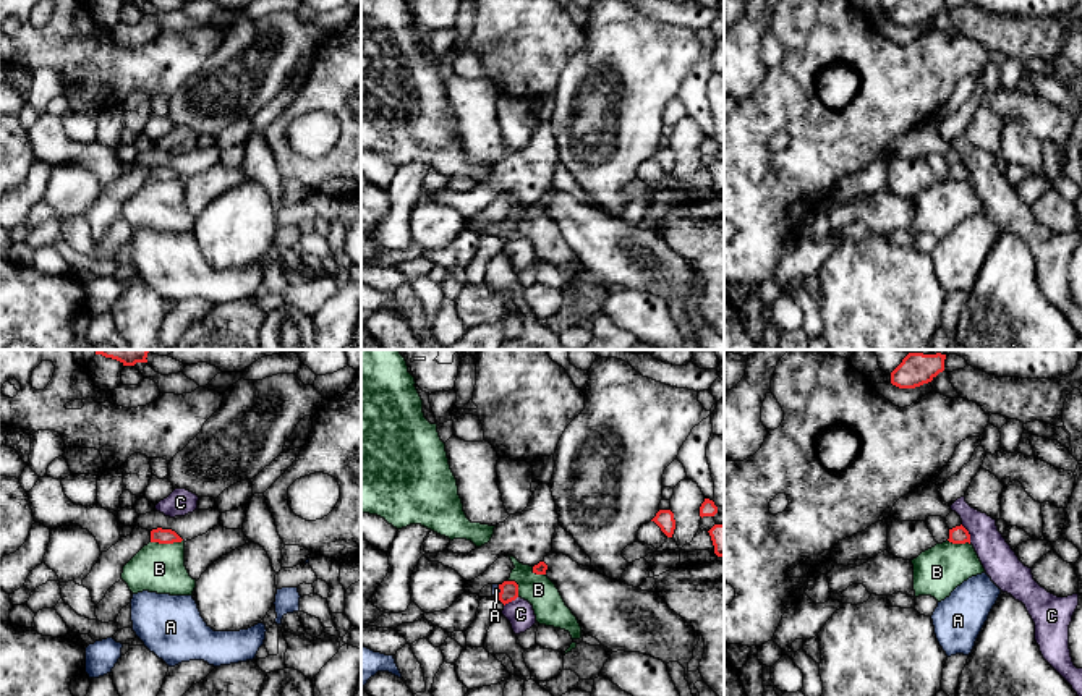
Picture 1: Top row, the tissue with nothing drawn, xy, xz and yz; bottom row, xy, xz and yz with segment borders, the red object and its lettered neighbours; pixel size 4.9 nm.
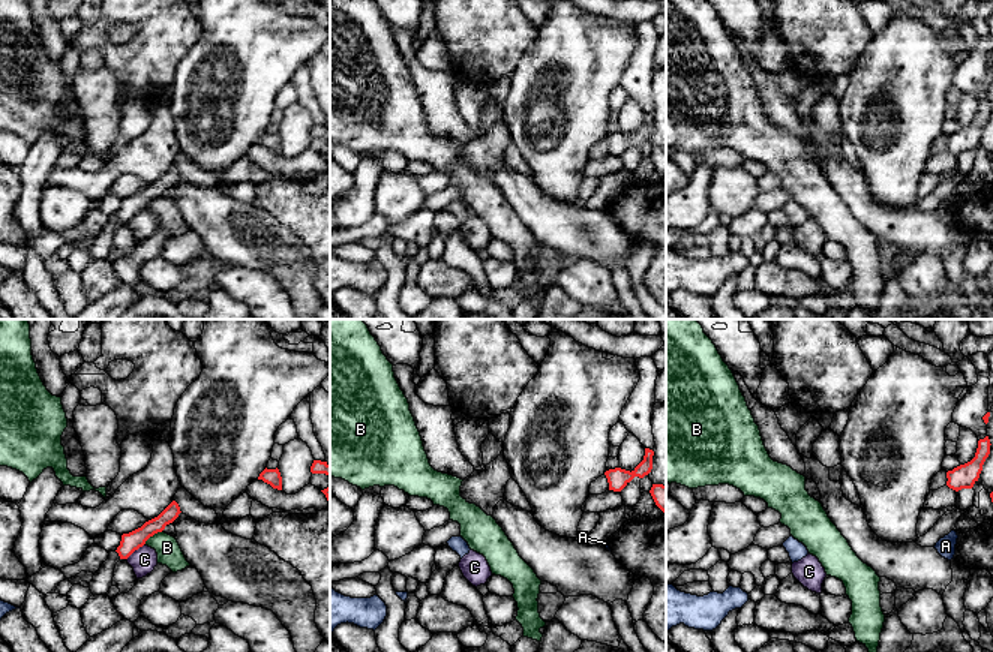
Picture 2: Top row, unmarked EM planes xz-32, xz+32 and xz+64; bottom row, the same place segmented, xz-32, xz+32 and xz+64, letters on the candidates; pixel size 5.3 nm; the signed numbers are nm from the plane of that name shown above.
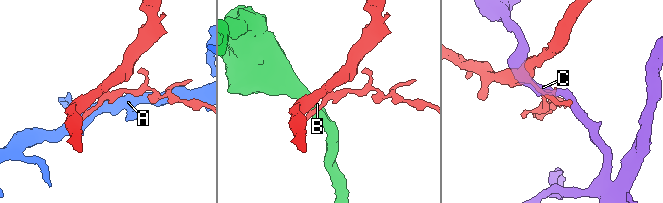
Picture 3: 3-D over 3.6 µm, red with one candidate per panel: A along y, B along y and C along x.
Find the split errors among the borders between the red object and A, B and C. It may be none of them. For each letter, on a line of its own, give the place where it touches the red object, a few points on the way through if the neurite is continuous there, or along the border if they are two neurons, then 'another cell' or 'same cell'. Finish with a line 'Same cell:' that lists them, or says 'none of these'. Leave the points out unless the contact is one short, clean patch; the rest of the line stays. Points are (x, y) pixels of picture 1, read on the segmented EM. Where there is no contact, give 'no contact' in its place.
A: contact xz (501, 591); another cell
B: contact xy (166, 543); border xy (182, 539), (151, 543); another cell
C: contact yz (969, 534); another cell
Same cell: none of these

